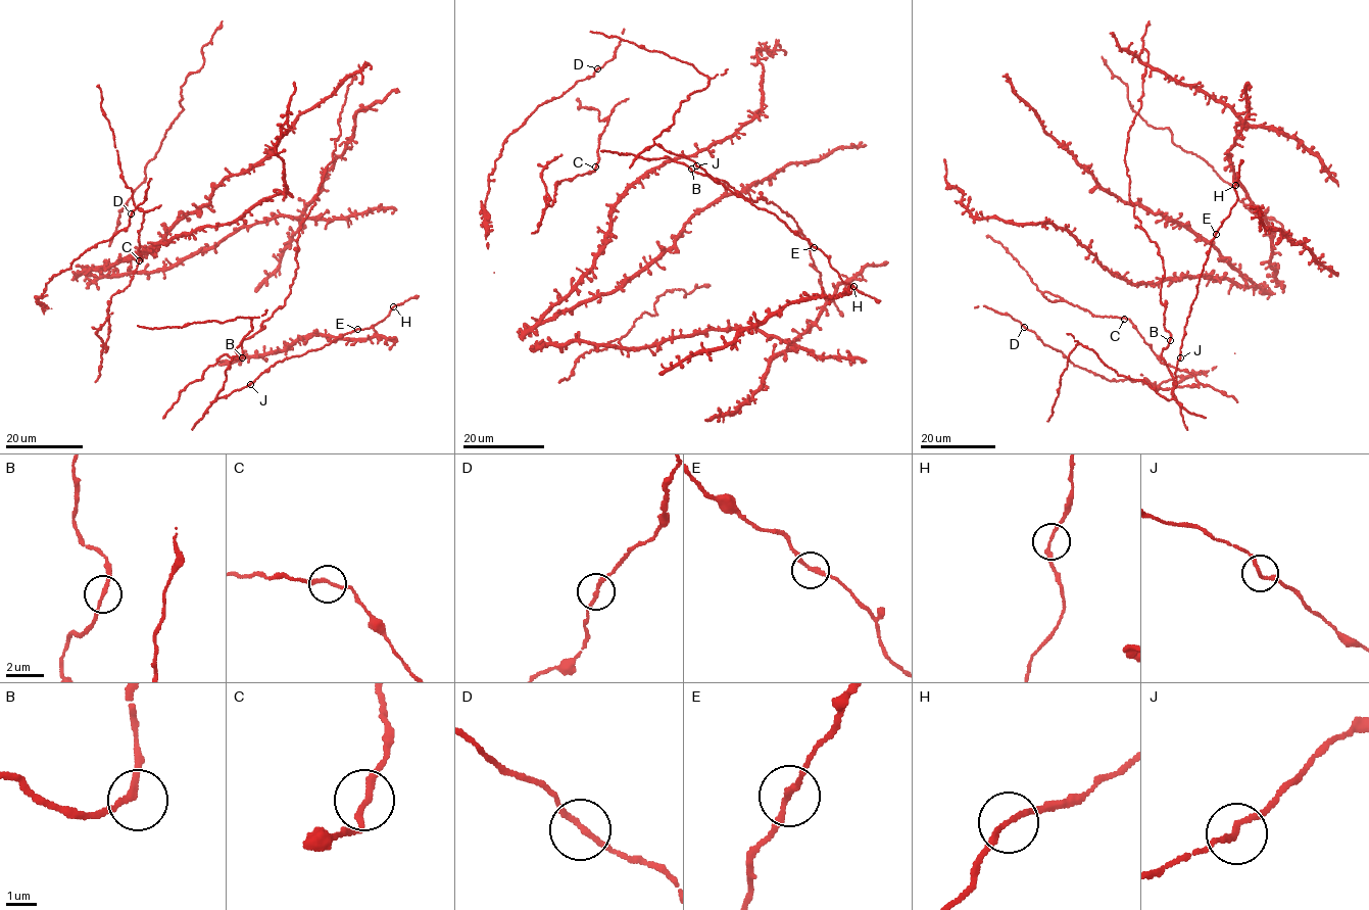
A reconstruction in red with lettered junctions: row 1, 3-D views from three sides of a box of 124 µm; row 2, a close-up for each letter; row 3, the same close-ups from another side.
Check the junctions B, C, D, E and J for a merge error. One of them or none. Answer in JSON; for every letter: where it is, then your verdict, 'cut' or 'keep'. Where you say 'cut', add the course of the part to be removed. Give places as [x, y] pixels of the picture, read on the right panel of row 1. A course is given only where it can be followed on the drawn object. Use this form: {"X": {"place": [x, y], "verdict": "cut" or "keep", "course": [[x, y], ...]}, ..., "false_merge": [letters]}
{"B": {"place": [1170, 340], "verdict": "keep"}, "C": {"place": [1124, 319], "verdict": "keep"}, "D": {"place": [1024, 327], "verdict": "keep"}, "E": {"place": [1216, 234], "verdict": "keep"}, "J": {"place": [1180, 357], "verdict": "keep"}, "false_merge": []}

